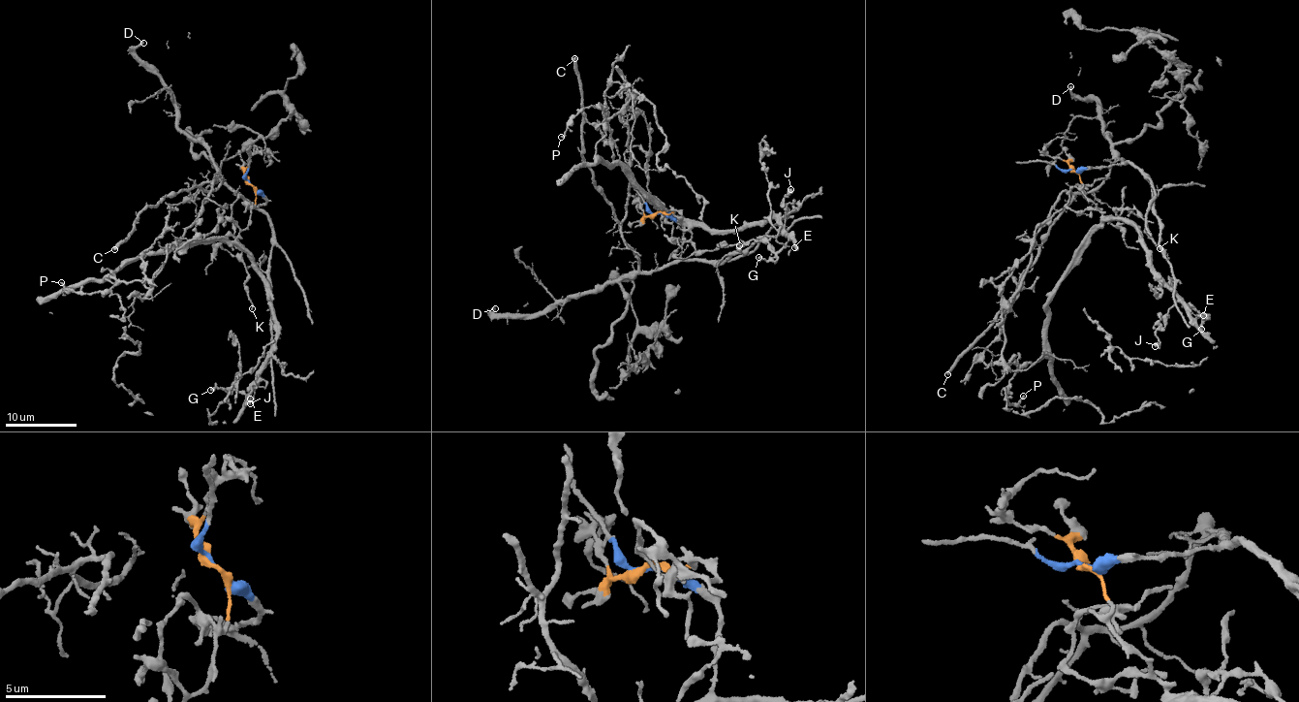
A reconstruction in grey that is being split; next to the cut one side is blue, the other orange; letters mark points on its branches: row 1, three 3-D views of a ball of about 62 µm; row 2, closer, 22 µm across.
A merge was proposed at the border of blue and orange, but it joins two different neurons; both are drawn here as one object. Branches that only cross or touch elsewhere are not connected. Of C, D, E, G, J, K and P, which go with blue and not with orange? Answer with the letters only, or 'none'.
C, D

